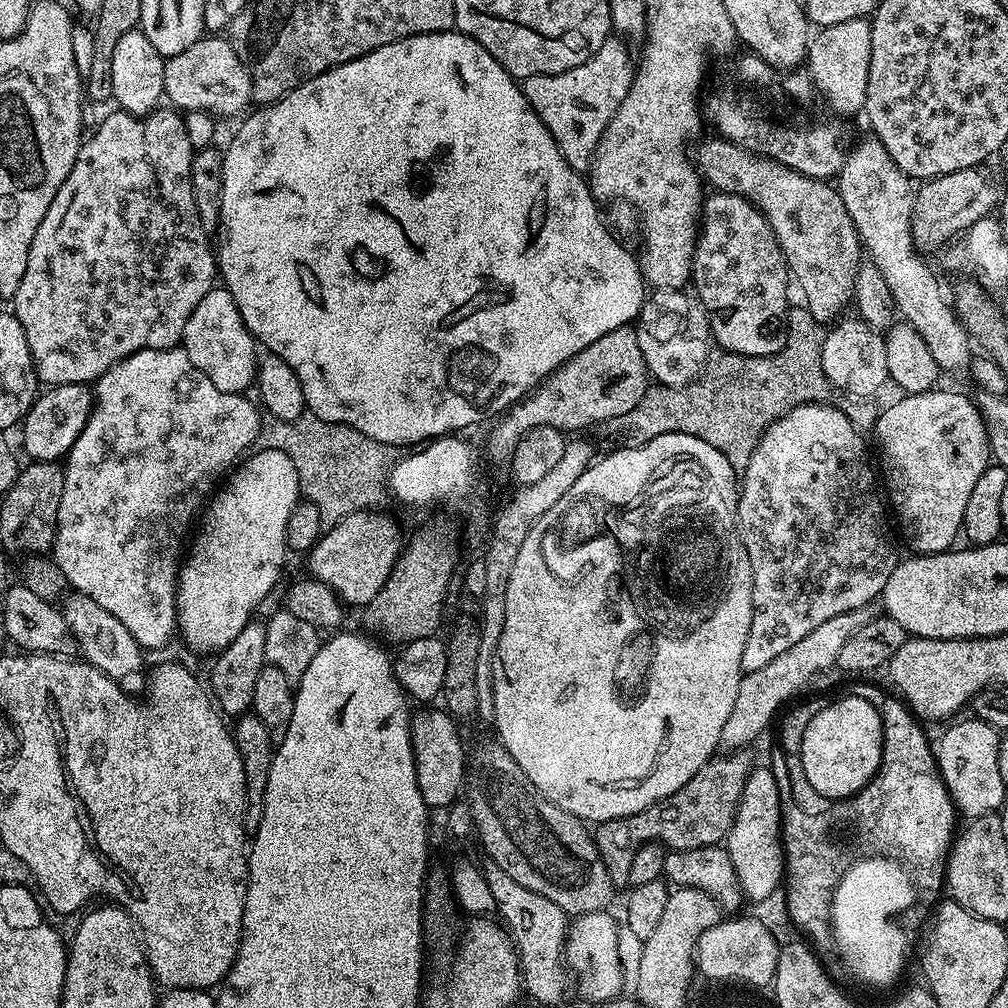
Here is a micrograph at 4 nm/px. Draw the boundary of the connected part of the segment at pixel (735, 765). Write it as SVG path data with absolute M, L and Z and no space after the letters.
M732 750L724 754L728 756L717 754L706 761L682 790L674 790L674 794L646 806L646 810L638 814L597 823L594 828L596 849L610 874L613 889L620 890L628 884L630 862L634 862L634 854L644 844L659 844L665 850L677 852L710 848L727 841L746 780L754 767L750 753Z

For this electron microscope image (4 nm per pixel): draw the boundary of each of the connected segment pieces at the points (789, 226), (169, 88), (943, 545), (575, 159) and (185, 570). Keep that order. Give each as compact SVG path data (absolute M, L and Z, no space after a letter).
M715 138L704 140L696 148L694 167L705 181L713 184L716 192L739 193L745 200L755 204L768 218L768 224L776 232L780 248L788 263L789 273L800 283L800 292L804 295L803 307L819 324L828 326L837 321L847 306L854 300L857 274L862 265L864 247L860 242L853 220L846 210L845 202L837 187L828 184L829 181L815 176L804 176L776 160L763 158L758 154L744 149L740 144L731 144L729 140Z
M208 34L194 42L194 46L186 46L182 54L165 59L164 94L167 103L172 103L169 105L184 112L207 112L213 118L239 117L245 111L243 108L253 103L252 74L242 58L238 58L231 39Z
M913 392L901 395L876 420L876 444L884 455L882 484L888 487L890 508L900 519L900 528L916 554L947 552L957 543L964 527L966 502L978 478L990 466L988 435L980 409L960 392Z
M609 38L606 42L602 42L602 46L598 46L596 53L590 58L586 58L586 62L582 66L574 66L570 70L558 74L538 74L526 78L522 82L524 97L528 99L530 106L538 114L542 126L546 126L546 130L550 130L562 158L566 158L568 165L581 174L587 173L591 169L592 160L596 157L596 148L599 146L606 126L610 126L614 114L622 106L622 98L626 98L632 85L634 60L632 64L627 50L619 42L621 43L616 38Z
M277 448L253 451L231 476L232 489L229 492L217 491L211 497L203 513L204 525L201 526L200 533L199 528L195 533L196 545L193 546L192 553L190 548L178 573L178 632L179 635L184 635L185 642L196 652L216 654L227 644L234 642L234 638L238 638L240 631L253 619L258 604L273 595L272 587L279 582L280 571L284 568L288 546L286 528L292 512L302 500L298 470L294 470L294 462L290 462L288 455Z

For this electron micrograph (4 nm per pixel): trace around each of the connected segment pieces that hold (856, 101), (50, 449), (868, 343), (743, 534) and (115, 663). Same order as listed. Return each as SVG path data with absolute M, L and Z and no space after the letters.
M867 19L839 22L837 25L821 27L816 32L817 36L815 33L808 41L806 68L811 81L821 93L826 94L837 113L859 113L866 102L866 86L870 78L871 30L871 23Z
M53 384L41 391L24 416L24 452L29 461L50 460L60 462L67 457L78 434L92 415L94 392L87 384Z
M859 318L841 319L824 333L824 345L820 351L822 370L833 389L849 392L852 396L872 396L883 384L889 383L886 366L885 337Z
M825 402L822 404L803 404L783 416L782 419L776 420L764 432L764 437L760 439L760 444L754 450L754 454L750 458L750 466L746 466L746 470L742 474L742 483L739 485L740 501L736 504L736 519L740 525L740 537L746 546L746 554L750 558L750 566L752 567L752 621L750 622L750 634L746 638L746 646L742 650L742 673L753 672L754 670L762 670L762 666L766 666L770 662L774 662L774 658L778 658L778 654L782 654L786 650L790 650L790 646L794 646L794 642L802 642L802 638L806 638L806 634L810 634L810 630L815 630L817 626L822 626L822 622L828 621L829 618L834 618L834 614L846 614L850 610L858 610L859 608L869 607L873 603L872 599L879 597L884 591L886 582L890 582L890 574L894 574L898 563L898 555L896 556L896 548L892 545L892 536L888 533L888 524L884 521L884 508L886 512L886 504L876 493L876 484L878 488L878 476L872 473L872 468L868 465L868 452L864 449L864 440L856 433L854 425L848 421L848 416L844 412L839 412L836 408L831 408L831 403Z
M79 594L69 595L63 601L62 611L66 626L70 626L74 638L80 644L83 659L99 672L105 672L112 680L124 682L127 676L134 675L143 666L145 653L134 634L130 634L130 630L126 630L126 626L122 626L122 622L118 622L114 614L102 610L102 606L94 602L94 598Z

